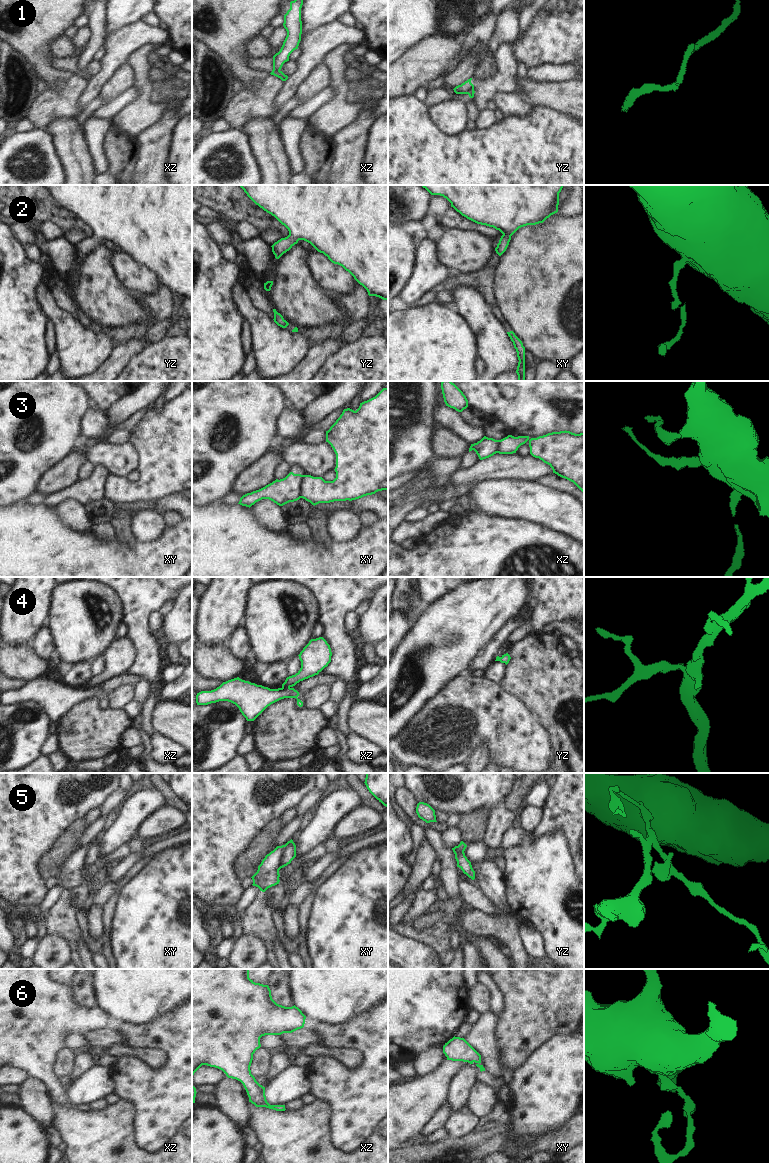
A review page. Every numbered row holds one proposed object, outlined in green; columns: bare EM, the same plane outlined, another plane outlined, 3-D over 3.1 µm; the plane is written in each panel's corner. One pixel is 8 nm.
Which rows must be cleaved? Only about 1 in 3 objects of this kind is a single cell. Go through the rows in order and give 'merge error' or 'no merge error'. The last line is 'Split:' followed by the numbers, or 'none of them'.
1: merge error
2: no merge error
3: merge error
4: merge error
5: merge error
6: no merge error
Split: 1, 3, 4, 5

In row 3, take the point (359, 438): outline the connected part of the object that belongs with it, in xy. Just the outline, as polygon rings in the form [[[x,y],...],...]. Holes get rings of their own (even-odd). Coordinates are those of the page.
[[[383,388],[375,397],[360,403],[354,411],[344,409],[336,422],[326,431],[326,442],[333,448],[336,454],[336,478],[333,481],[325,481],[322,477],[302,475],[300,484],[300,498],[312,505],[330,503],[334,501],[352,501],[378,491],[388,490],[388,388]]]

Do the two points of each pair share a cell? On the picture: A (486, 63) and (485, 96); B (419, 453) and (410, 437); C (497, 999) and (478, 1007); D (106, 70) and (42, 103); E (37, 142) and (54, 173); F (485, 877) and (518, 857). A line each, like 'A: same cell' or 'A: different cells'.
A: different cells
B: same cell
C: different cells
D: different cells
E: same cell
F: different cells

